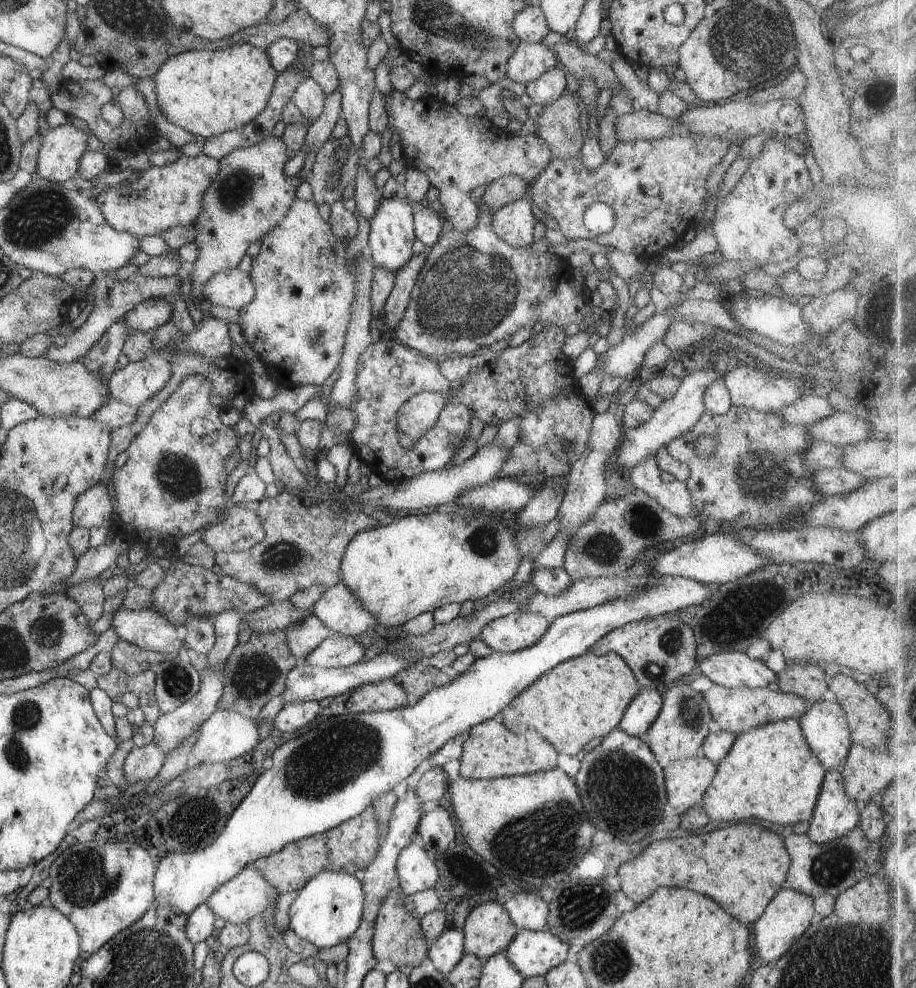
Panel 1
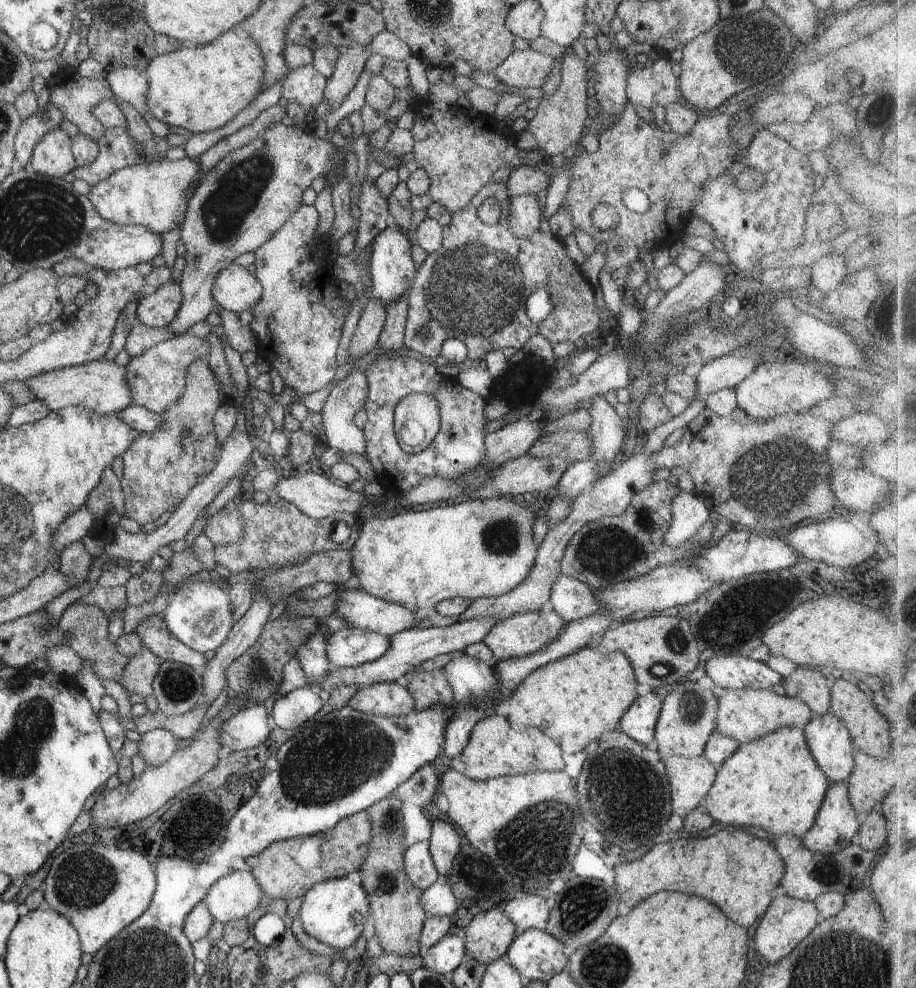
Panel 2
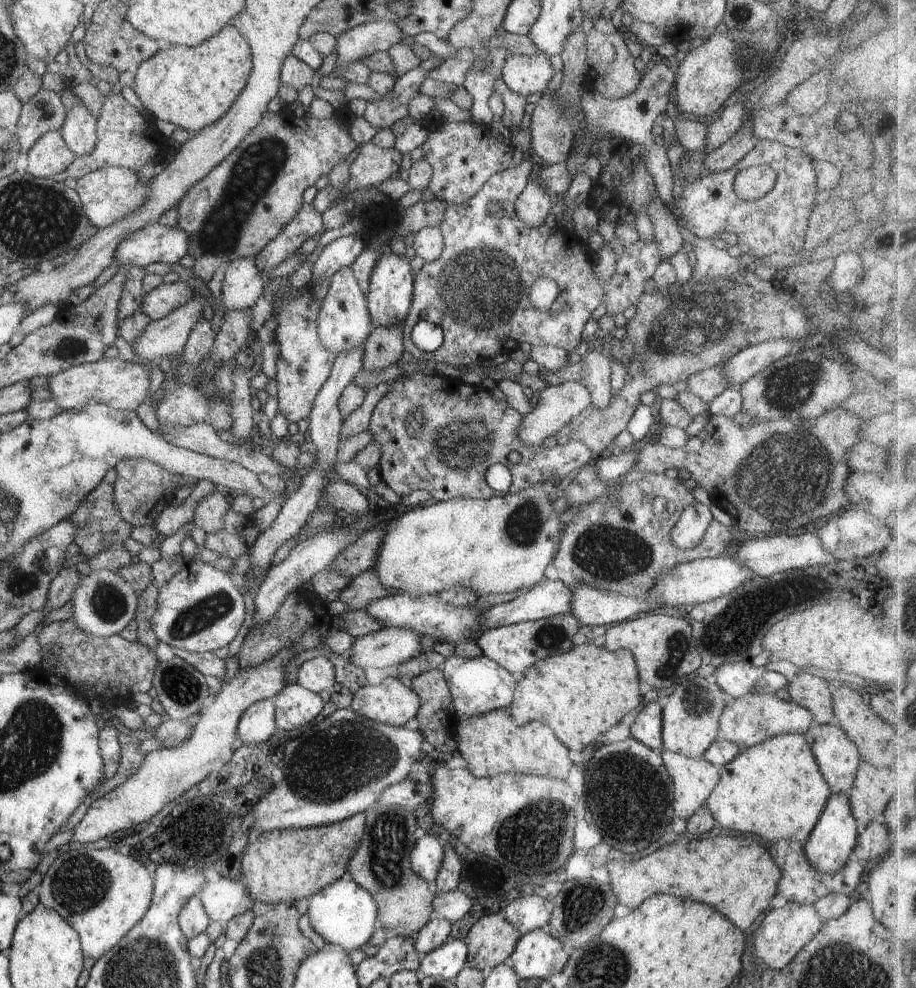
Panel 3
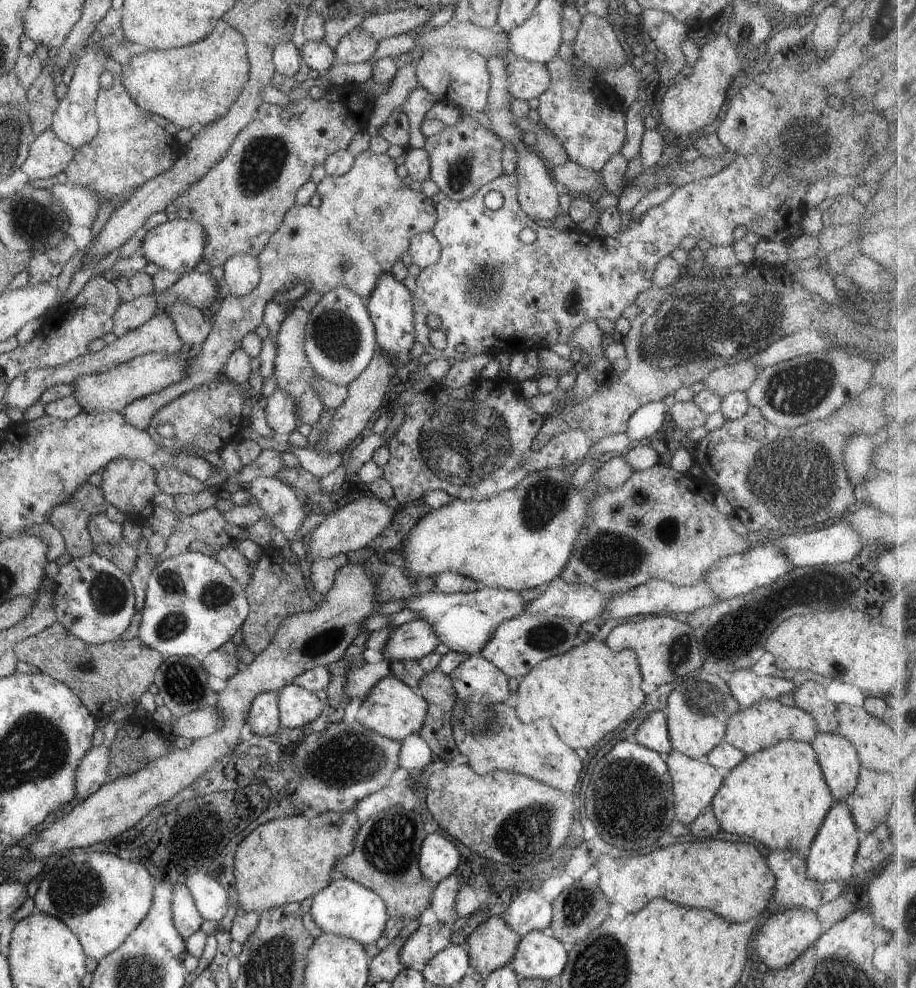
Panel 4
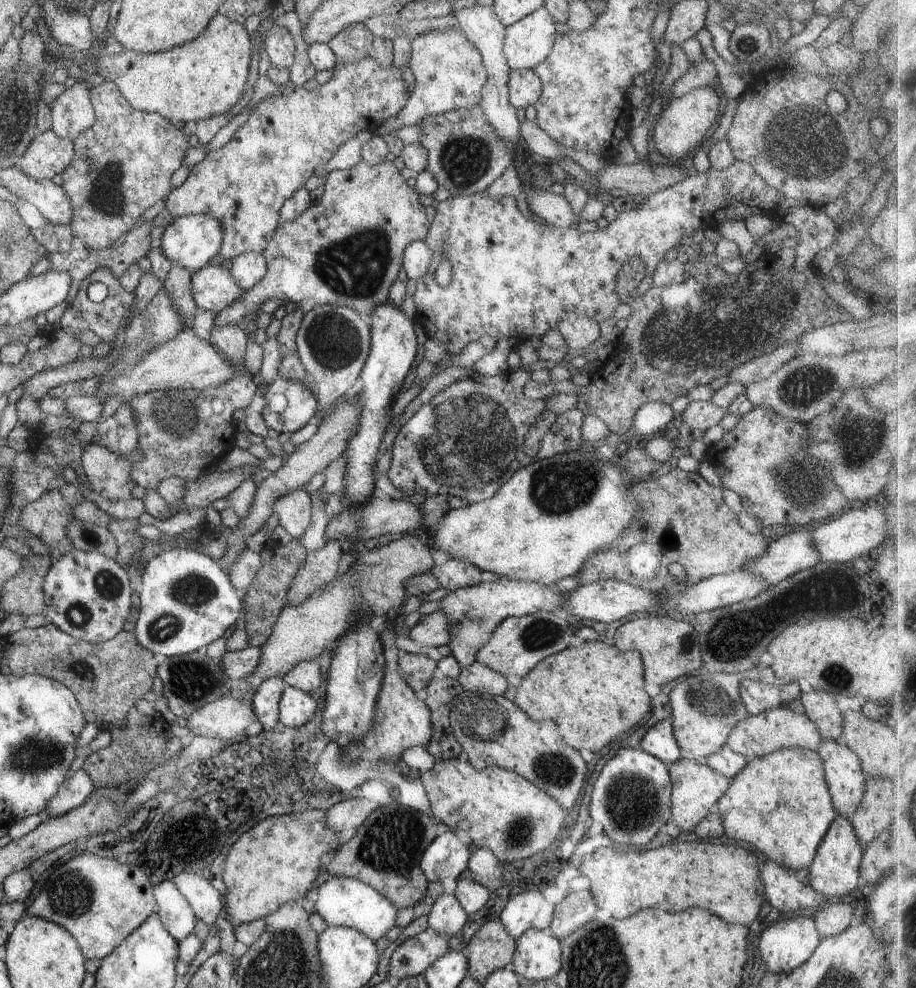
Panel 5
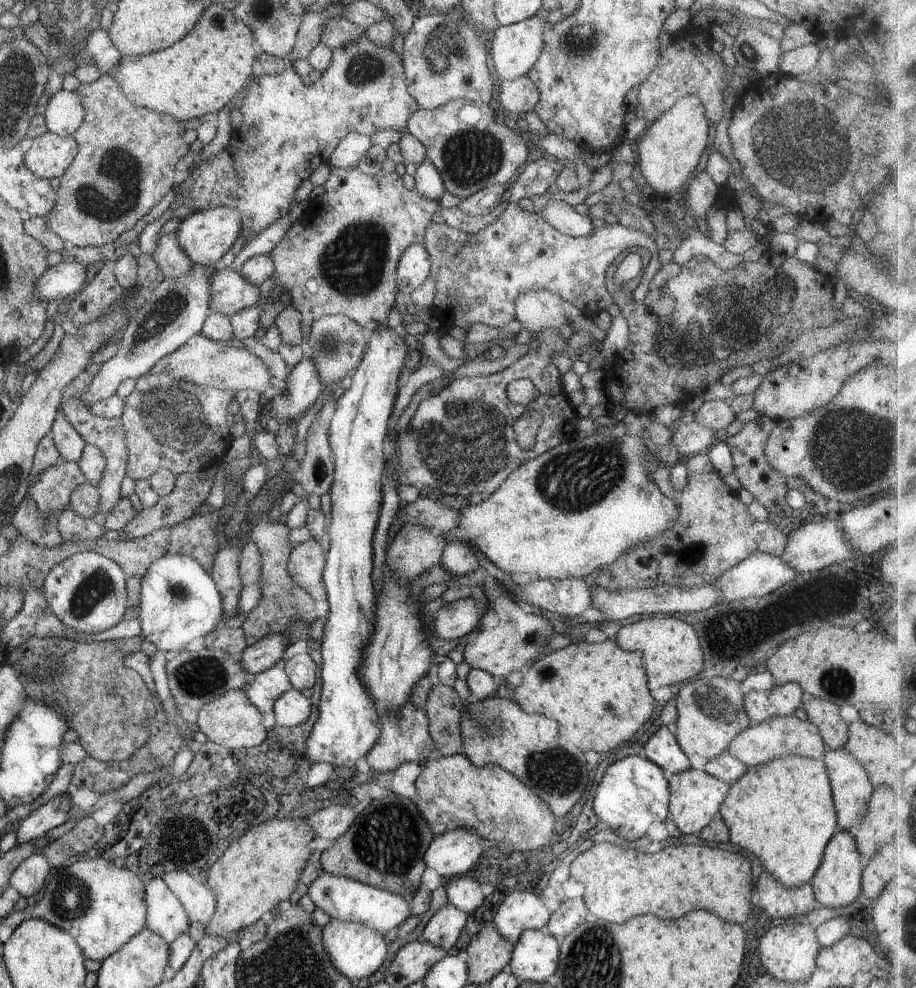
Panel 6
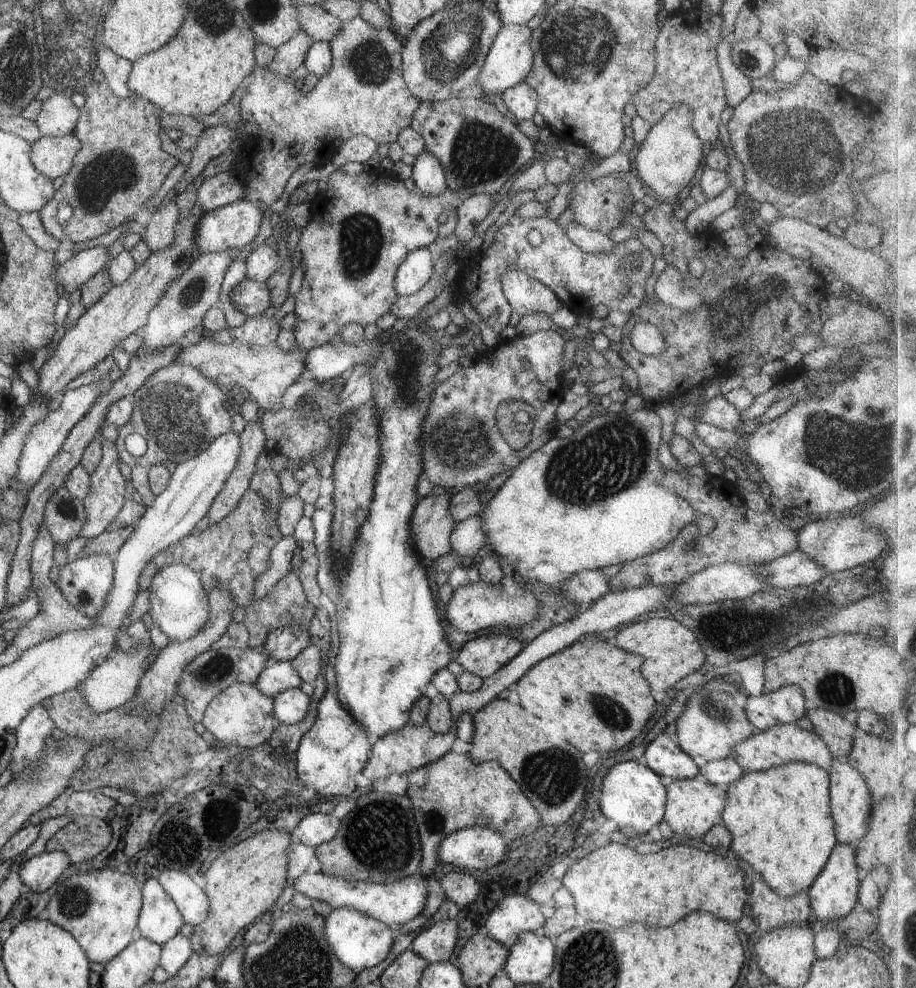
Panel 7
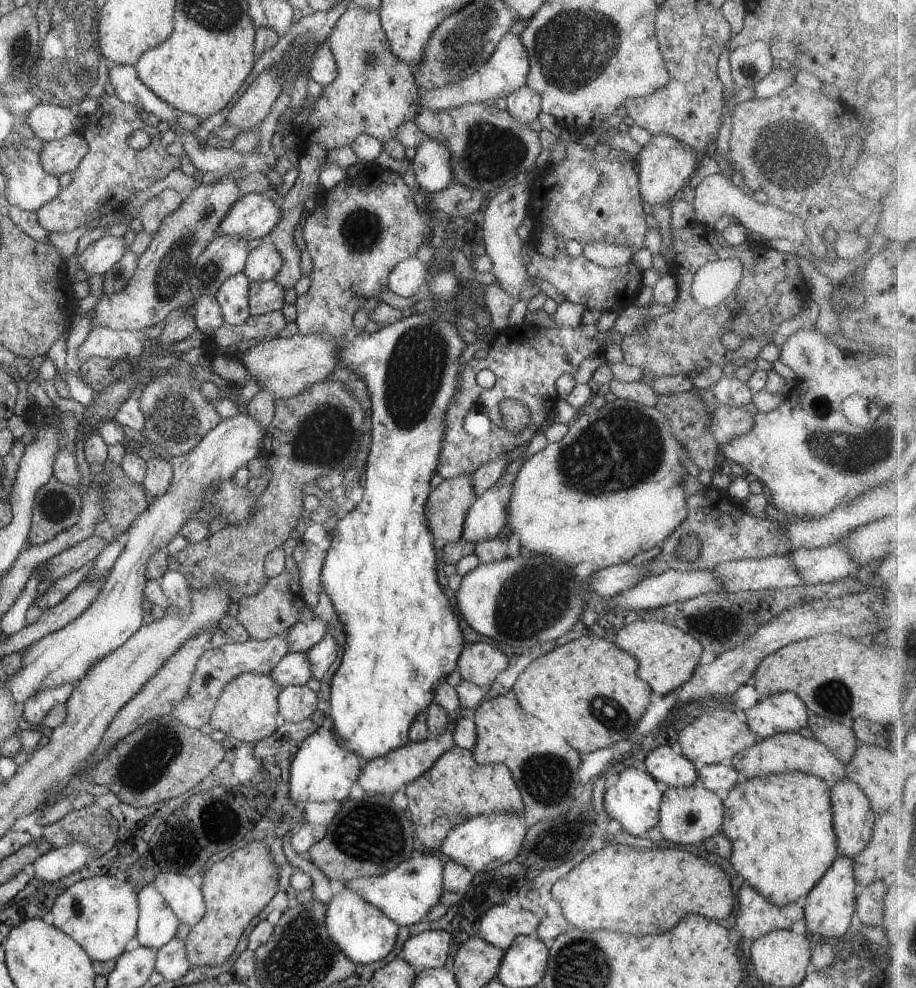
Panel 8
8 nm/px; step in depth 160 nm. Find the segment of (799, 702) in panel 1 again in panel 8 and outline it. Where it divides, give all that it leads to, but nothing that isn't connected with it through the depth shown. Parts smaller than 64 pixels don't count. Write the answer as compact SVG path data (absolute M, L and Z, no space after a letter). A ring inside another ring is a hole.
M778 733L746 747L731 758L730 765L742 775L743 779L753 779L769 774L780 774L786 771L812 773L834 786L840 779L847 776L845 764L840 762L831 750L828 750L816 738L806 738L800 733Z

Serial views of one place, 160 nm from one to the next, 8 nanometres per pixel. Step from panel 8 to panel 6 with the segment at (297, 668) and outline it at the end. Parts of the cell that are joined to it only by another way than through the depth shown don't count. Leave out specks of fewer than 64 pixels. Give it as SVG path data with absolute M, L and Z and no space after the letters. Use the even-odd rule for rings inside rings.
M274 665L254 676L254 682L247 688L247 698L260 713L268 713L273 711L276 698L292 688L285 669Z

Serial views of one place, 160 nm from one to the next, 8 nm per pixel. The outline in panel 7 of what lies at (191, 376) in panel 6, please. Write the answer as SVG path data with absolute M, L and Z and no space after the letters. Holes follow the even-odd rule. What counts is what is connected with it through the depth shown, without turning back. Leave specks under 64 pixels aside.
M204 336L197 344L191 344L179 350L174 363L186 363L199 370L206 378L214 381L226 390L233 386L242 386L264 410L278 412L282 407L284 391L305 372L303 363L305 354L297 344L288 352L283 351L276 342L266 346L238 343L222 344L208 336Z

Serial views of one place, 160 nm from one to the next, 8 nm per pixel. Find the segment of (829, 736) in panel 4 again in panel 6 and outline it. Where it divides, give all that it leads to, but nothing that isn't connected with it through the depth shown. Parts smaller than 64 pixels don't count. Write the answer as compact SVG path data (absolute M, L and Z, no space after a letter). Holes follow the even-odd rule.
M844 749L829 750L822 759L826 766L833 802L837 814L837 824L840 831L856 832L868 812L868 802L873 794L873 786L868 779L864 766Z

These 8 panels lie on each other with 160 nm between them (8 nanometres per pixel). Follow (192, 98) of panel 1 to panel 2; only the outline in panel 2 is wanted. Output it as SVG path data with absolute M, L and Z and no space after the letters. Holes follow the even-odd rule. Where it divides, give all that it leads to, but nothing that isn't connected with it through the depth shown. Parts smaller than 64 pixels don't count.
M229 31L209 44L156 56L148 62L145 73L148 80L146 104L154 118L168 127L184 128L191 133L210 133L225 127L258 97L264 78L264 58L252 38Z

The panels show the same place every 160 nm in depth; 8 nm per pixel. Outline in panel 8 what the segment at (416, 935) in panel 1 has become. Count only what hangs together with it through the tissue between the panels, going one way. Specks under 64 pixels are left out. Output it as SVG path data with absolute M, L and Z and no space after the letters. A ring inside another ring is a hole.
M372 795L362 799L347 799L334 820L327 826L327 833L314 843L305 855L324 872L327 878L344 884L352 879L382 876L402 861L412 857L415 830L407 810L392 801L392 796Z

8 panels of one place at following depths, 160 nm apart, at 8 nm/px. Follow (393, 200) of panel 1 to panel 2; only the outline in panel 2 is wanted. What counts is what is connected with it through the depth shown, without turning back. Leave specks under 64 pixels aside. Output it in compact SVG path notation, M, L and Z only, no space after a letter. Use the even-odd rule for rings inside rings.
M390 223L386 230L382 230L374 242L371 243L370 275L372 277L373 297L378 298L384 306L388 306L392 300L402 298L410 290L412 280L415 280L417 267L412 260L410 240L398 225Z

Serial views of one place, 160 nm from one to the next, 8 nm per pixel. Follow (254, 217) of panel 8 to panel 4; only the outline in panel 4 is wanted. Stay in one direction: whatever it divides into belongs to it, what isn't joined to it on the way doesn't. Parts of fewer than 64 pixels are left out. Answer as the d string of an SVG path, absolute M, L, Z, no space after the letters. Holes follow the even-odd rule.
M187 219L169 220L165 224L148 230L147 233L143 232L143 234L144 241L141 248L148 263L154 263L179 276L191 272L202 261L204 244L208 240L204 226Z

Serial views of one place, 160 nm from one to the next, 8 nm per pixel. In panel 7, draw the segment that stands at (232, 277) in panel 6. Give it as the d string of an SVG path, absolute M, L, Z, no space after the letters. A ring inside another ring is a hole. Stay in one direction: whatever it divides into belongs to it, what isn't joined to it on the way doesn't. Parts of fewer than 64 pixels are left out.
M248 277L231 288L229 297L232 304L247 317L262 315L271 306L268 285Z

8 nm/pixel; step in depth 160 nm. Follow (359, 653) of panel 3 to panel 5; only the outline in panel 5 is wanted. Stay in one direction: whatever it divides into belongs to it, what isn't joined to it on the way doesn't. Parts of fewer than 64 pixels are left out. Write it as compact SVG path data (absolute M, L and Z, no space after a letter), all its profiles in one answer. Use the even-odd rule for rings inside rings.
M441 611L428 615L421 615L418 623L409 630L407 636L410 640L418 642L420 646L432 646L438 649L448 645L450 641L450 622L448 616Z

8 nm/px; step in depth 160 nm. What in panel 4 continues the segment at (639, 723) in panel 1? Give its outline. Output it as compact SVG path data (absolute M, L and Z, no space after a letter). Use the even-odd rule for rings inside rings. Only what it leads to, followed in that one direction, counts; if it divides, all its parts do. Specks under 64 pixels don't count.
M656 710L656 712L652 712L640 724L633 738L637 744L654 750L658 754L668 755L673 751L668 733L667 717L664 711Z

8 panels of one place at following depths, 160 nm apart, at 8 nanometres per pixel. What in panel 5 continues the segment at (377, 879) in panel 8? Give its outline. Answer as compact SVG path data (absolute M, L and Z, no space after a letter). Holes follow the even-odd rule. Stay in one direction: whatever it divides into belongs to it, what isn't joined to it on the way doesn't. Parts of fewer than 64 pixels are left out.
M331 876L318 890L315 913L319 914L328 926L354 928L358 932L370 936L374 942L384 937L395 926L398 908L380 892L360 880L351 877Z

